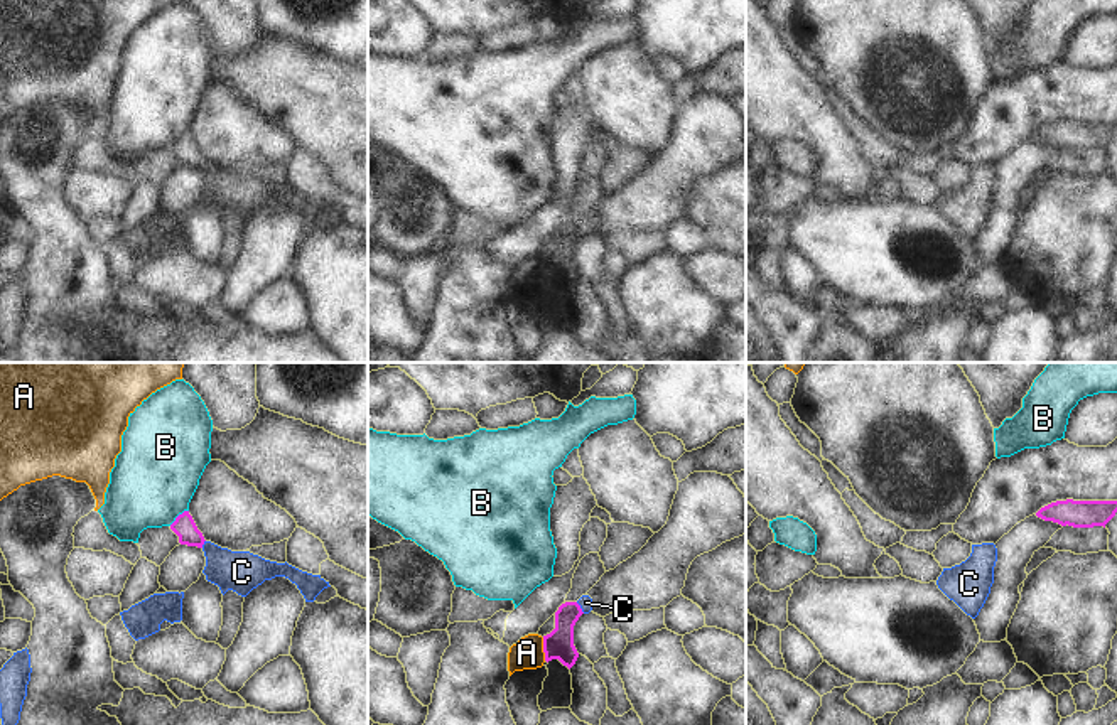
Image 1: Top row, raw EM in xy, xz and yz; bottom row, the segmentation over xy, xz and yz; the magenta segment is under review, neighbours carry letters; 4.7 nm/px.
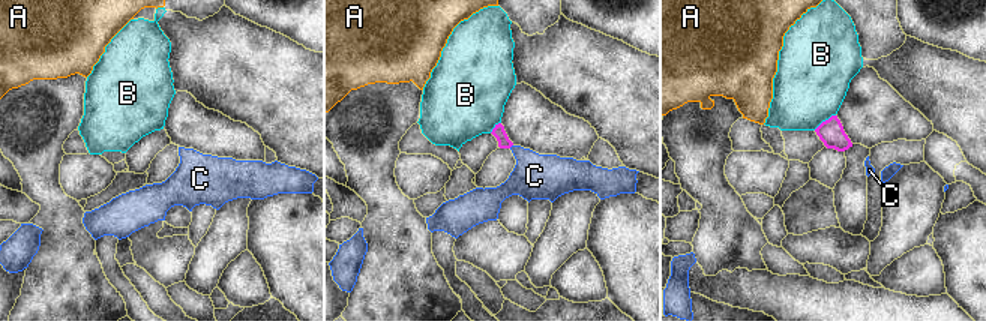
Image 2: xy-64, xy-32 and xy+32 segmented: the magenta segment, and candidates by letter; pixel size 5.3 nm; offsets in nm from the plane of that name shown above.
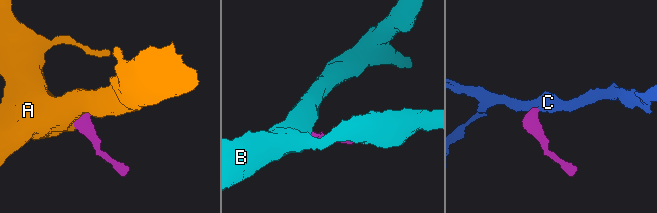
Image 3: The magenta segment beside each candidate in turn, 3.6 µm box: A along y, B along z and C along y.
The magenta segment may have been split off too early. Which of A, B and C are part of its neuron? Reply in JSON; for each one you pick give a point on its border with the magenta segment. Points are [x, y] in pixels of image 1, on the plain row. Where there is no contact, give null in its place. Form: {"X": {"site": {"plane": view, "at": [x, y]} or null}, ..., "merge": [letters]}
{"C": {"site": {"plane": "xz", "at": [579, 230]}}, "merge": ["C"]}

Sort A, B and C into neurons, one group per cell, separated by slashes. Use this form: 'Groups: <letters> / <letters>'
Groups: A / B / C.

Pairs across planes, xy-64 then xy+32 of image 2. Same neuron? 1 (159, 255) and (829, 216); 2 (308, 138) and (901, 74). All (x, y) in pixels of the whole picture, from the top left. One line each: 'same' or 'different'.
1: different
2: same

